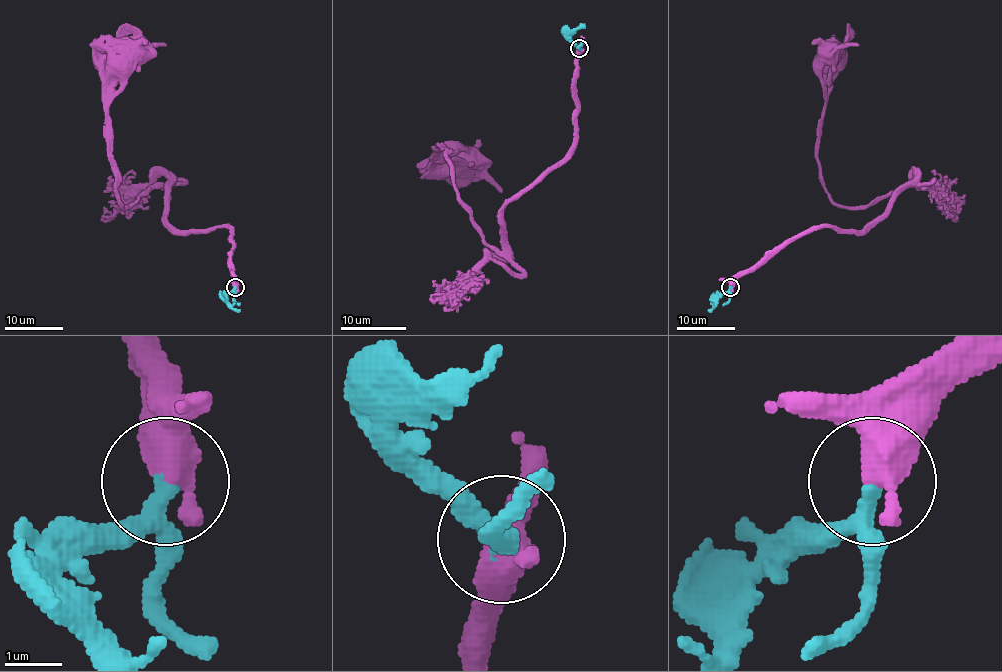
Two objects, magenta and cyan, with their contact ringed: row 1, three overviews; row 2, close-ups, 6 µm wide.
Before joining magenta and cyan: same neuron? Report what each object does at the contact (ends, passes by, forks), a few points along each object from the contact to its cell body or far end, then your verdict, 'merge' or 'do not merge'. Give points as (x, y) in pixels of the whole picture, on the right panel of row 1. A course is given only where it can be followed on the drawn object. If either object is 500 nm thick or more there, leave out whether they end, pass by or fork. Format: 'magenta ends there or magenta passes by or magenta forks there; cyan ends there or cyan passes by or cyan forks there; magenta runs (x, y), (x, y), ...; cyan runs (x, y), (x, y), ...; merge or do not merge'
magenta runs (729, 286), (822, 227), (863, 230), (911, 185), (866, 207), (831, 199), (817, 154), (825, 53); cyan runs (729, 286), (708, 311); merge

